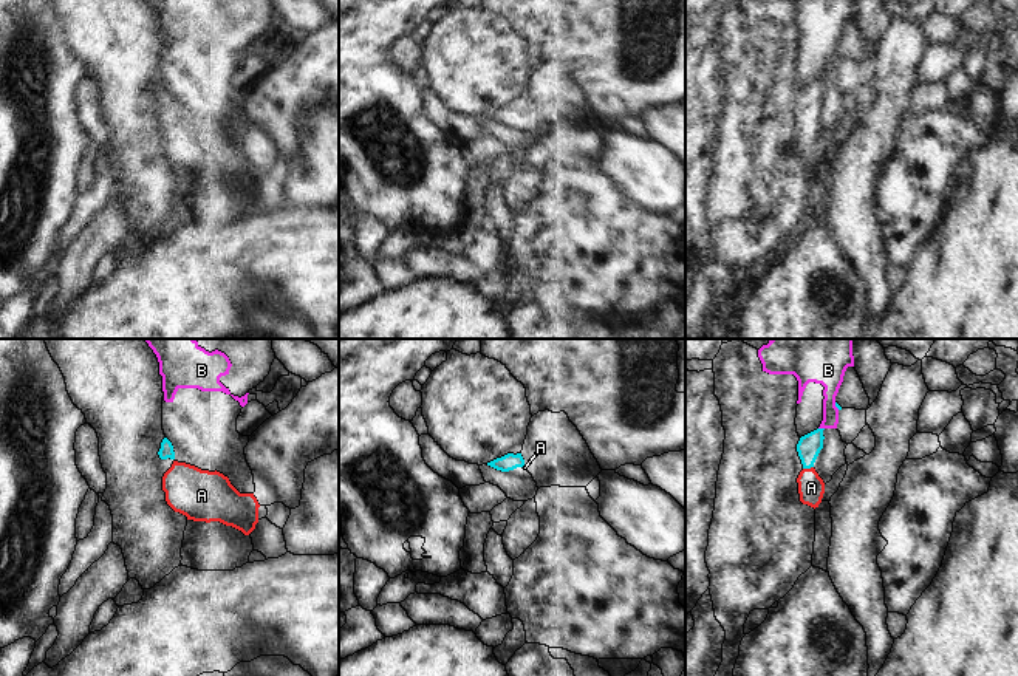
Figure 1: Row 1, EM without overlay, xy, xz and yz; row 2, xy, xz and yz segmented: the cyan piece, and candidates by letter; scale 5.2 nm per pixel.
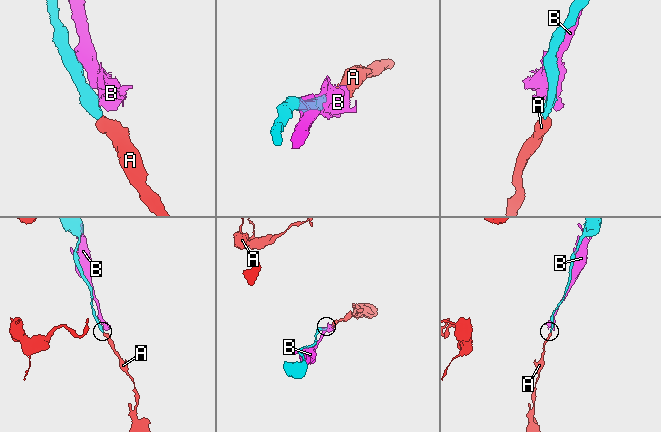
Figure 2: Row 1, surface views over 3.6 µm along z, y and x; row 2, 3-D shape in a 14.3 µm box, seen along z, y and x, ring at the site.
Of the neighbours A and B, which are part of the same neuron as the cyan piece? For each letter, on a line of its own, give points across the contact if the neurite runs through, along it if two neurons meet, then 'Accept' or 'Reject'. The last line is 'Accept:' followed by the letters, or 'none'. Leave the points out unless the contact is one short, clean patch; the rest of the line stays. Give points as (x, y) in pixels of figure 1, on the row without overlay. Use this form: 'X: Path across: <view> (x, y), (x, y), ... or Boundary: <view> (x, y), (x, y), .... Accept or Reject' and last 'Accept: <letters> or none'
A: Path across: yz (809, 99), (808, 121), (811, 141). Accept
B: Reject
Accept: A.

